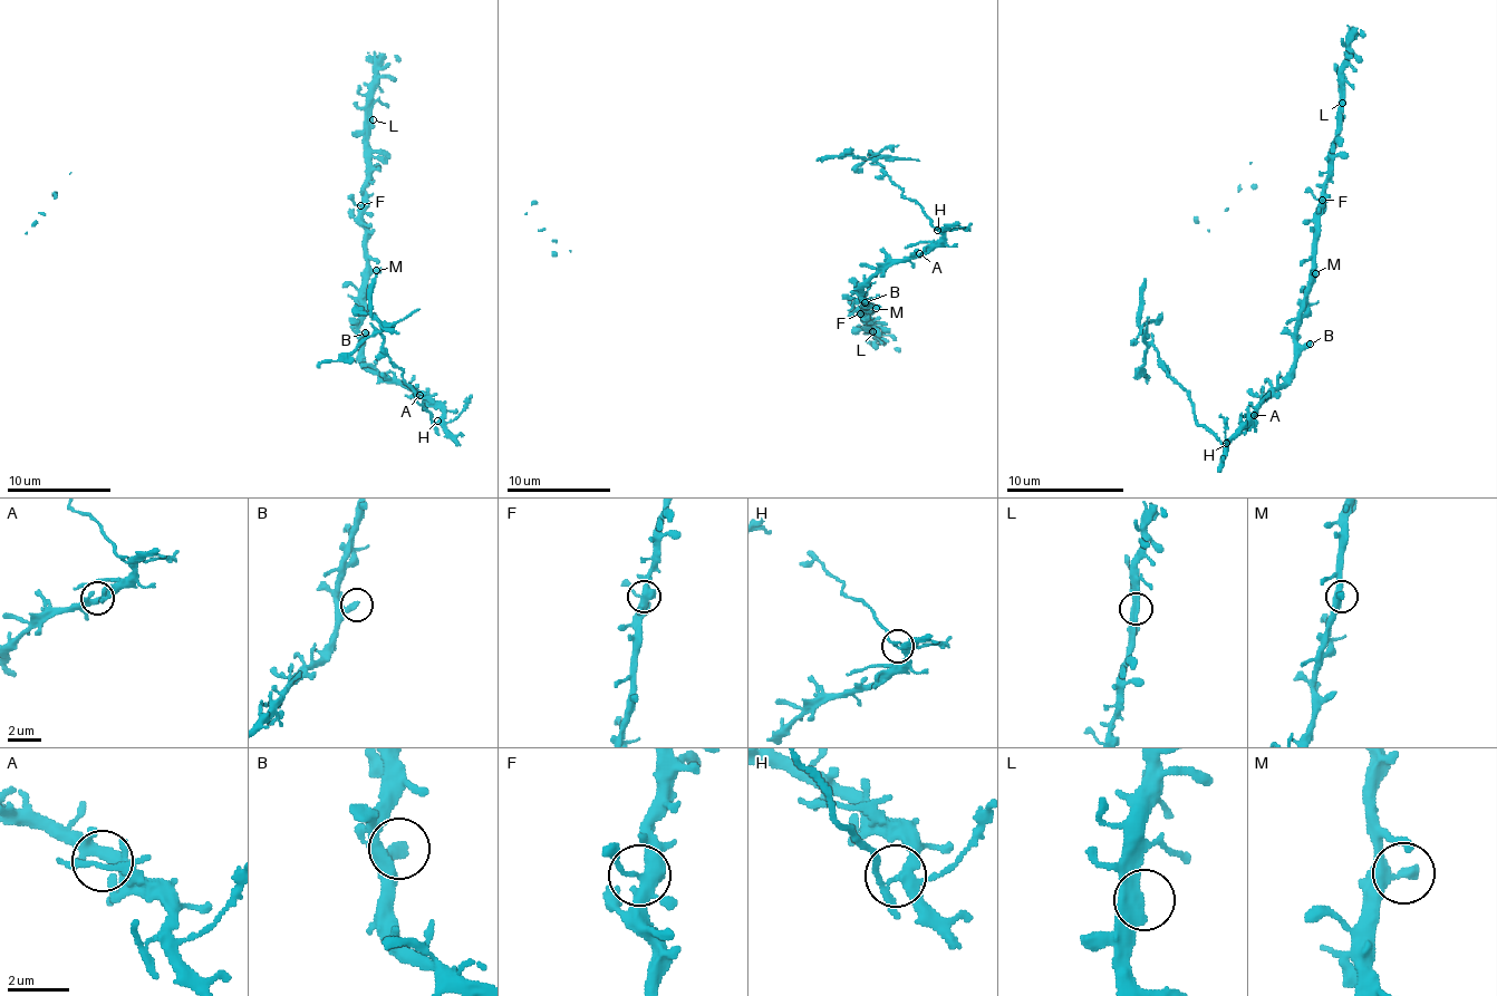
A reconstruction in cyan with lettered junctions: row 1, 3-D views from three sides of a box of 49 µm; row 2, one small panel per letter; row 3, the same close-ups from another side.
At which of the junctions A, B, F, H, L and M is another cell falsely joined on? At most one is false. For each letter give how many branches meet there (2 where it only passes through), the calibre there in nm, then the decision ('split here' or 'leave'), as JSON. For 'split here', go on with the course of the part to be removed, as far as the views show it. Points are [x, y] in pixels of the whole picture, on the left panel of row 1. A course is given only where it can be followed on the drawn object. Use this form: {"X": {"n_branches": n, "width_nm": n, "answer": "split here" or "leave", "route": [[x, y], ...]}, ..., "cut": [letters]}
{"A": {"n_branches": 5, "width_nm": 320, "answer": "leave"}, "B": {"n_branches": 1, "width_nm": 400, "answer": "leave"}, "F": {"n_branches": 4, "width_nm": 420, "answer": "leave"}, "H": {"n_branches": 5, "width_nm": 280, "answer": "split here", "route": [[438, 422], [433, 422], [415, 398], [409, 385], [388, 359], [378, 332], [353, 351], [316, 367]]}, "L": {"n_branches": 2, "width_nm": 400, "answer": "leave"}, "M": {"n_branches": 2, "width_nm": 320, "answer": "leave"}, "cut": ["H"]}

